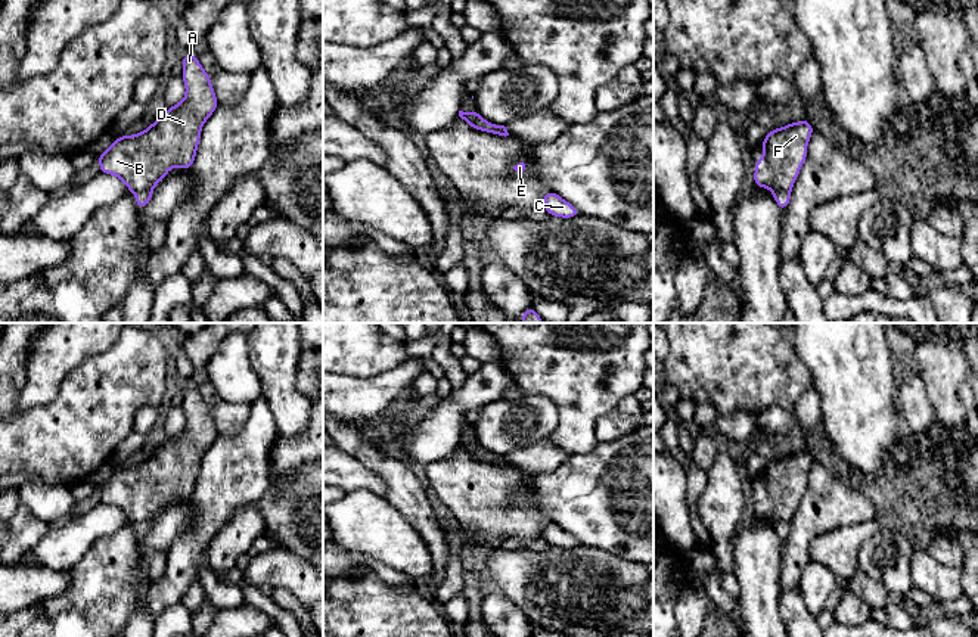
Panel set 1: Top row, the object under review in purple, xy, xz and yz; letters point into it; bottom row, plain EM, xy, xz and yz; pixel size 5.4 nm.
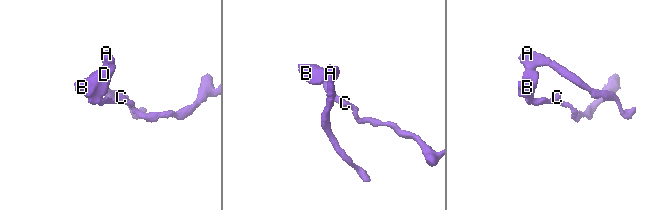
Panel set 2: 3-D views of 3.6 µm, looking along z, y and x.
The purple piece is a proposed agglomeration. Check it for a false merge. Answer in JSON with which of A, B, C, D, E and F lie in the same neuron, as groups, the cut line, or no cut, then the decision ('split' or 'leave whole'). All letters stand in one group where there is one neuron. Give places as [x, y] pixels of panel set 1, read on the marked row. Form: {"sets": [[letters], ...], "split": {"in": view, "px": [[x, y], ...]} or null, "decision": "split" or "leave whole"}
{"sets": [["A", "B", "C", "D", "E", "F"]], "split": null, "decision": "leave whole"}

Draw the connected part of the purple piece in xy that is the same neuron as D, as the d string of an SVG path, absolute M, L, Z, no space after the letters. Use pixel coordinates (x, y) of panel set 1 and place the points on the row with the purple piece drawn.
M189 53L180 59L186 97L145 131L118 137L97 158L102 174L119 177L136 195L139 209L152 201L153 187L174 165L193 167L202 125L218 106L211 80L196 56Z

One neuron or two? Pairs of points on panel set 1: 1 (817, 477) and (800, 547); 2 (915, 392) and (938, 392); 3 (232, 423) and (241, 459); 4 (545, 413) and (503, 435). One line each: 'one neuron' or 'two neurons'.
1: one neuron
2: two neurons
3: two neurons
4: one neuron

